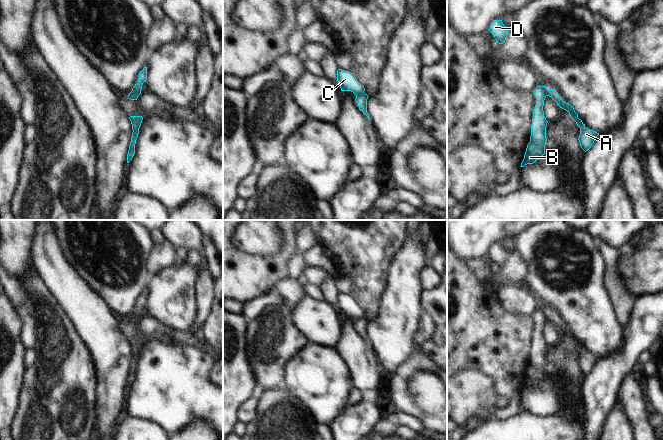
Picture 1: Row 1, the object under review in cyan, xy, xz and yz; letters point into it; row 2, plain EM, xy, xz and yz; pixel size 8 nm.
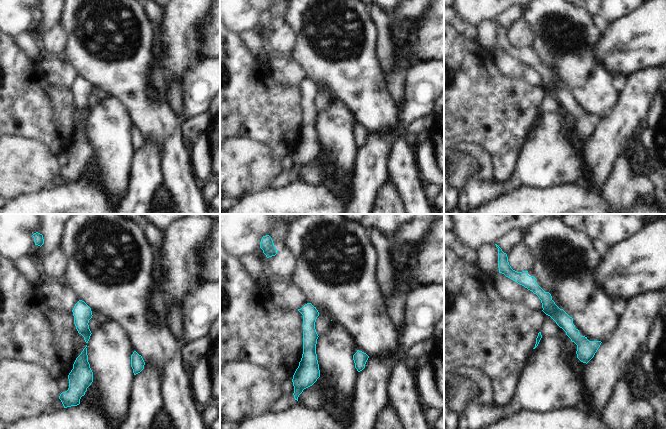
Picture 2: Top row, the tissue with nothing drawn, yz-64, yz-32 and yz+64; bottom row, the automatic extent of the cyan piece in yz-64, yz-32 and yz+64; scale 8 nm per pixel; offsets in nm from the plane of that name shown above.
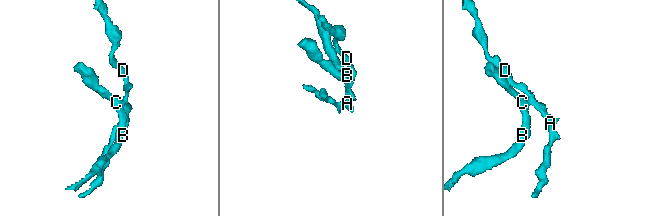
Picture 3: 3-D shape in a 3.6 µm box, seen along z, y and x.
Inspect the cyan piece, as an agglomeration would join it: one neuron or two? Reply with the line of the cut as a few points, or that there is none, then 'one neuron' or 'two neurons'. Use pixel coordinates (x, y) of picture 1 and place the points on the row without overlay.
yz (541, 310), (547, 319) | two neurons

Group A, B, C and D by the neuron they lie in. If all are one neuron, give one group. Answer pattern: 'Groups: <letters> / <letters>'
Groups: A D / B C.

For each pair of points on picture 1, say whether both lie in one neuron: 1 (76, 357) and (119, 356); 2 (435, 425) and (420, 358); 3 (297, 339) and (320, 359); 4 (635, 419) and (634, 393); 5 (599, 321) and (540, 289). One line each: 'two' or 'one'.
1: two
2: one
3: two
4: one
5: one

